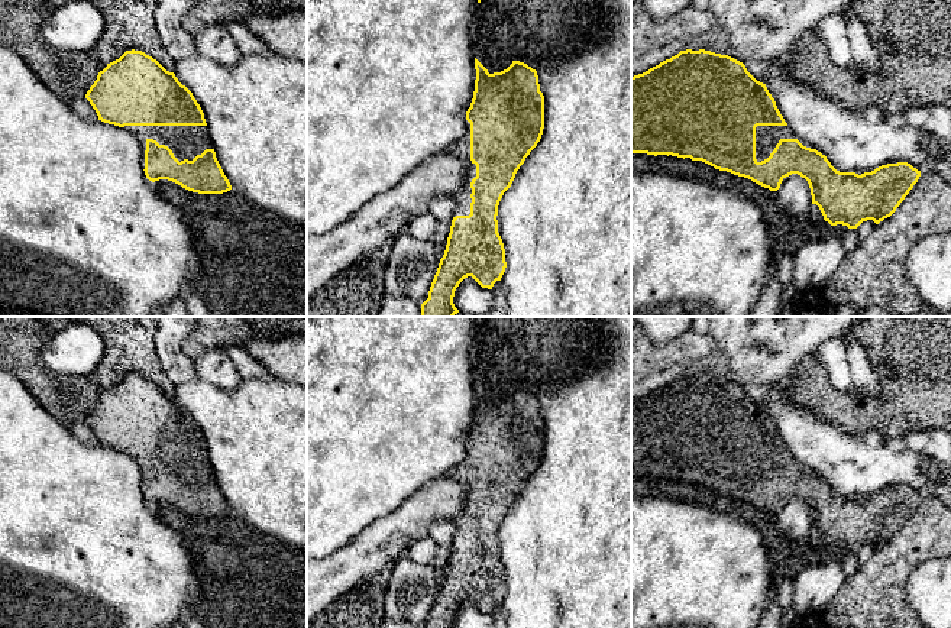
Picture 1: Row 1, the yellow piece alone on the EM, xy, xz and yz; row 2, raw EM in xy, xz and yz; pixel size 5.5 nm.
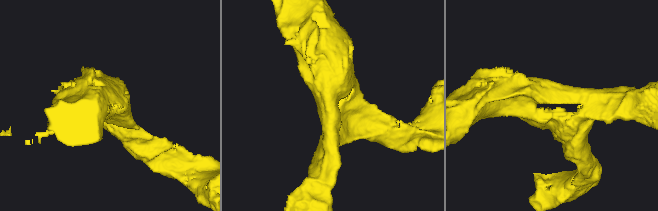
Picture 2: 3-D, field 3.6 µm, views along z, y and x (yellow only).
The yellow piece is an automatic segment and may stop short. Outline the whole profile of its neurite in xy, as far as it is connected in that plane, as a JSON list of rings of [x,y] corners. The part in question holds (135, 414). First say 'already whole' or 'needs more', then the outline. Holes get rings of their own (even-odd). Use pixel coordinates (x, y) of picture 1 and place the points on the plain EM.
needs more; [[[126,375],[107,388],[85,418],[98,444],[132,456],[142,472],[142,492],[149,505],[172,505],[198,518],[232,514],[213,473],[204,437],[193,417],[174,396],[142,375]]]

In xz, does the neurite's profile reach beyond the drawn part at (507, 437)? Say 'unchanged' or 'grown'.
grown

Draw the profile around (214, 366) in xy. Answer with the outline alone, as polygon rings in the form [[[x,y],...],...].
[[[224,347],[211,349],[194,359],[197,379],[210,382],[221,389],[233,391],[243,381],[229,359]]]

